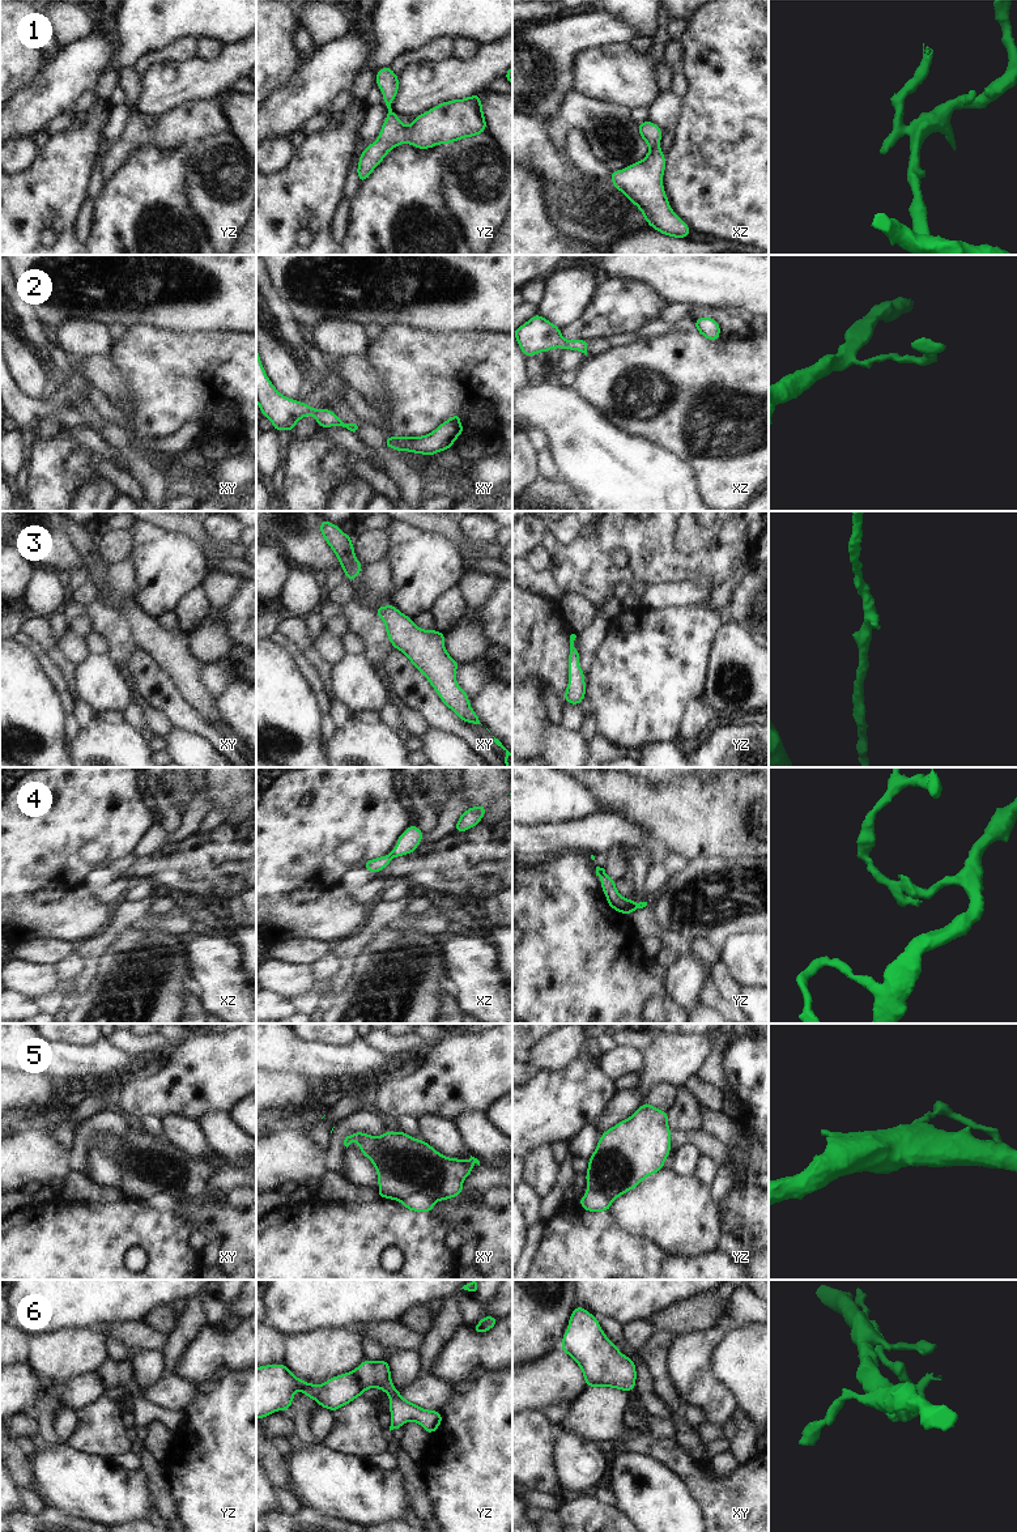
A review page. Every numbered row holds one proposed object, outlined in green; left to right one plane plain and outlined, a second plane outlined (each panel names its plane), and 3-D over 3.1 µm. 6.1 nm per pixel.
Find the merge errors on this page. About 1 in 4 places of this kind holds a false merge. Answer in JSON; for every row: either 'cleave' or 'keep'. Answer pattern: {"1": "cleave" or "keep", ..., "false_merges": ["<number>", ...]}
{"1": "keep", "2": "keep", "3": "keep", "4": "cleave", "5": "cleave", "6": "keep", "false_merges": ["4", "5"]}

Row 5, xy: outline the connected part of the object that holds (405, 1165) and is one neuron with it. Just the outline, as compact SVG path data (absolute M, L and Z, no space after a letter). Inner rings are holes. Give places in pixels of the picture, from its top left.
M401 1129L399 1132L386 1131L380 1137L365 1132L353 1132L345 1137L348 1148L357 1140L361 1153L367 1157L378 1171L378 1196L404 1201L412 1193L425 1193L434 1201L452 1199L463 1193L463 1180L472 1174L472 1166L480 1161L471 1156L469 1159L448 1158L431 1148L426 1141L417 1140Z

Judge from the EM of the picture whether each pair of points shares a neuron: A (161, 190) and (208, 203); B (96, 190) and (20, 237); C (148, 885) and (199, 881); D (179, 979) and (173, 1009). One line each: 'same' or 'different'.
A: different
B: different
C: different
D: same

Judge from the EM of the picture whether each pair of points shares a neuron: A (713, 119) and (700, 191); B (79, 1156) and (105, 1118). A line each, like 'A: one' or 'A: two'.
A: one
B: one

